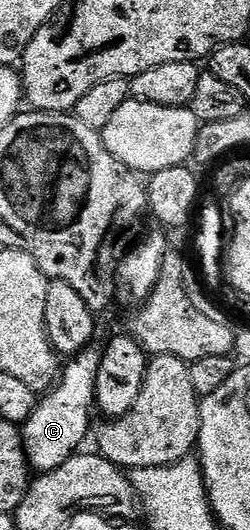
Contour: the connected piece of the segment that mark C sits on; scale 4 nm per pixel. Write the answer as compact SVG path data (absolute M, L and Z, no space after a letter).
M86 350L77 353L64 365L59 383L38 399L31 418L27 418L20 429L21 444L25 447L25 458L34 473L59 470L67 458L77 455L85 435L90 435L89 415L95 412L93 391L97 385L97 371L101 365L100 351Z

